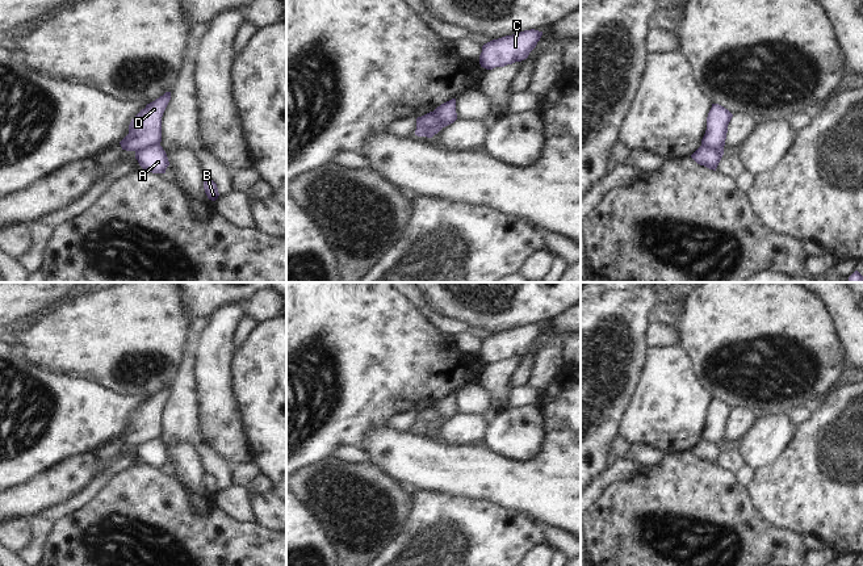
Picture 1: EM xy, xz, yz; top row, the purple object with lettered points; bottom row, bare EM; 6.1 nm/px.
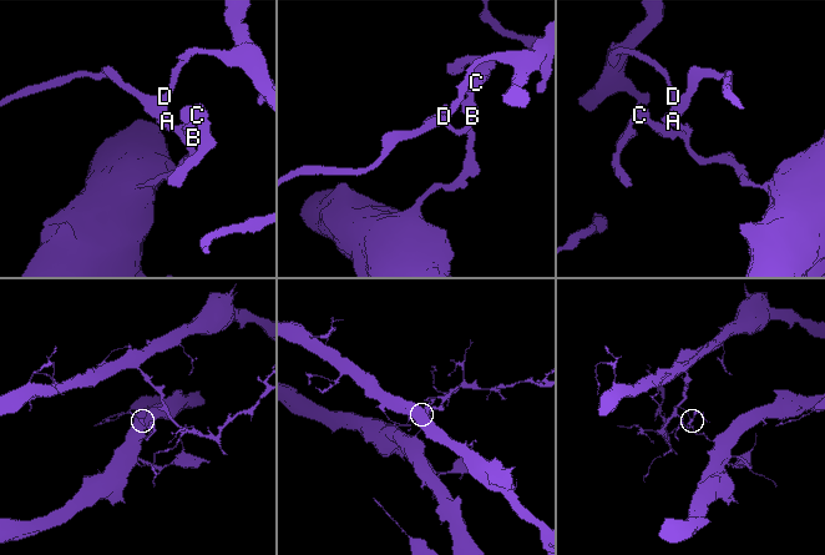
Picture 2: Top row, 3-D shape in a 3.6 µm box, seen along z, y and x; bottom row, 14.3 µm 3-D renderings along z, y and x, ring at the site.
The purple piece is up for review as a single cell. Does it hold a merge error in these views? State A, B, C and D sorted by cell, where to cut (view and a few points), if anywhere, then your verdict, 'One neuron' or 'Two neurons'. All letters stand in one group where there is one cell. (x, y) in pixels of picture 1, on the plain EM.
Groups: A B C / D. Split along xy (159, 437), (153, 437), (135, 447). Two neurons.

